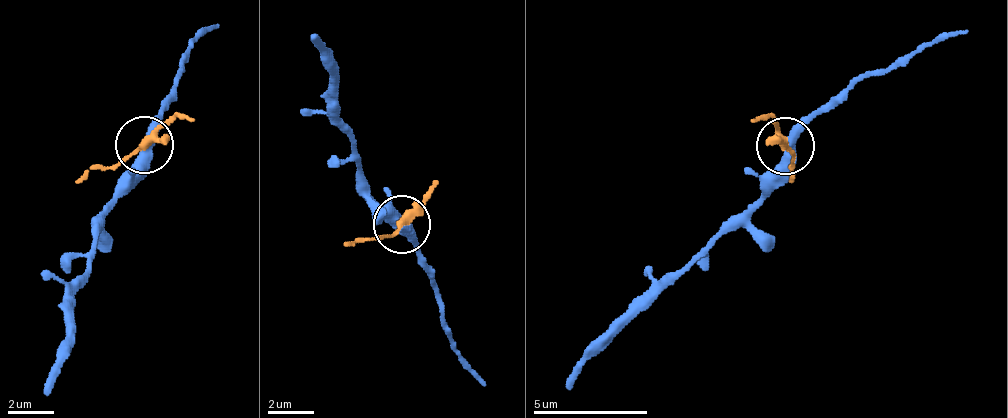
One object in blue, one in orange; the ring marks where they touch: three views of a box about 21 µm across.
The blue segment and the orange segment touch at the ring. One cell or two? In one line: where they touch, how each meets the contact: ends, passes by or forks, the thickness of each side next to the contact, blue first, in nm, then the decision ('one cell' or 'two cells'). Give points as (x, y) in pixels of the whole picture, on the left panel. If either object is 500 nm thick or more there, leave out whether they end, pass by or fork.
place (144, 145); blue passes by; orange forks; calibres 440 and 240 nm; two cells

